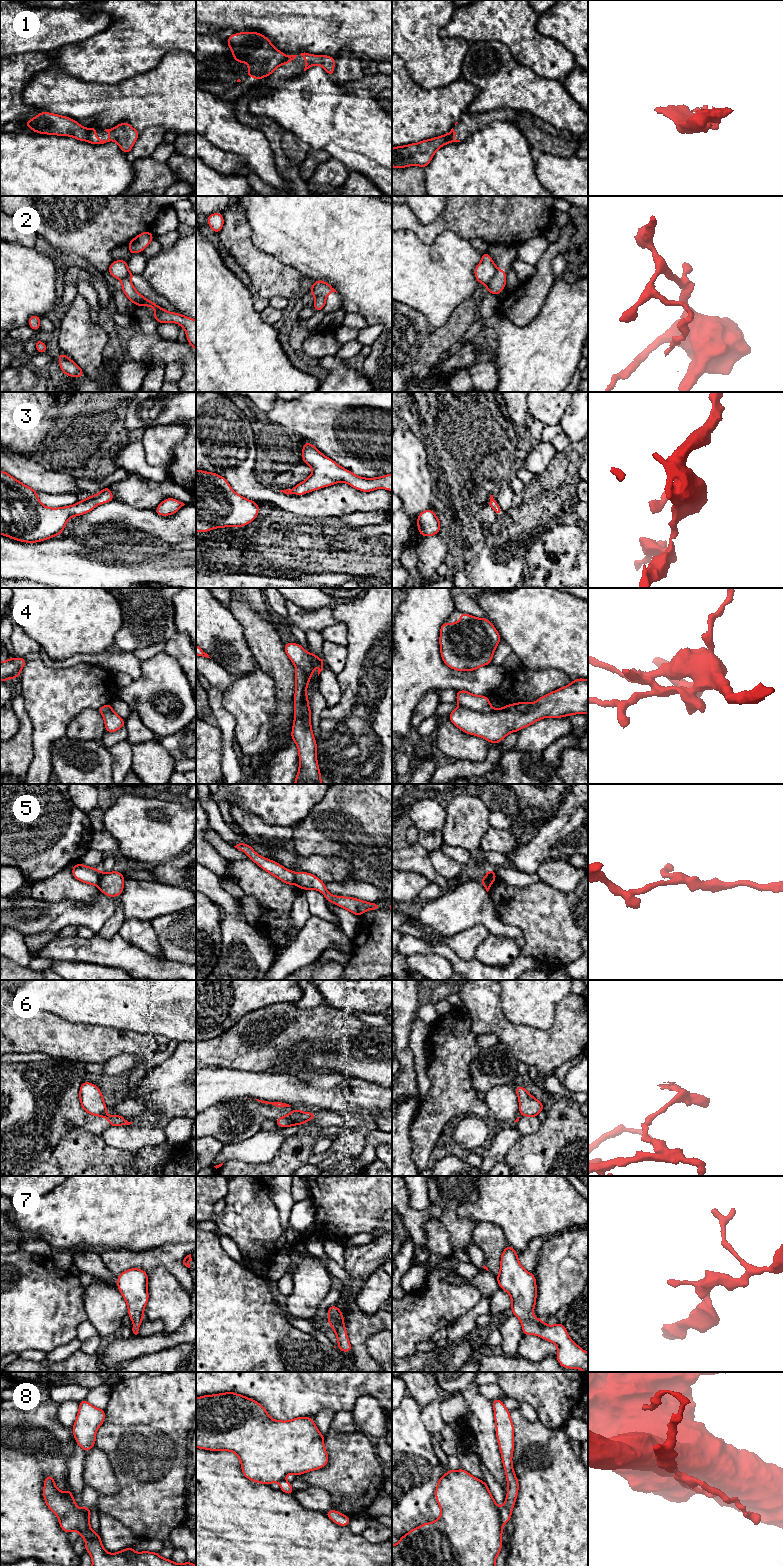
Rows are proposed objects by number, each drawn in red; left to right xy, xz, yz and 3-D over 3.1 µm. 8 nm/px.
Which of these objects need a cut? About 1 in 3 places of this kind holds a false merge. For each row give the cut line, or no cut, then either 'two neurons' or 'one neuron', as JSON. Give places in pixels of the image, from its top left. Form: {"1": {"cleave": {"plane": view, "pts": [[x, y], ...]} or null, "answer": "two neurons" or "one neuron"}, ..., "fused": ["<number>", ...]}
{"1": {"cleave": {"plane": "xy", "pts": [[86, 129], [88, 140]]}, "answer": "two neurons"}, "2": {"cleave": {"plane": "yz", "pts": [[497, 268], [493, 278], [486, 286]]}, "answer": "two neurons"}, "3": {"cleave": null, "answer": "one neuron"}, "4": {"cleave": {"plane": "yz", "pts": [[530, 704], [522, 711], [496, 712], [476, 712], [461, 705]]}, "answer": "two neurons"}, "5": {"cleave": {"plane": "xy", "pts": [[101, 872], [97, 885]]}, "answer": "two neurons"}, "6": {"cleave": {"plane": "xz", "pts": [[293, 1111], [295, 1124]]}, "answer": "two neurons"}, "7": {"cleave": null, "answer": "one neuron"}, "8": {"cleave": {"plane": "yz", "pts": [[498, 1508], [502, 1523]]}, "answer": "two neurons"}, "fused": ["1", "2", "4", "5", "6", "8"]}

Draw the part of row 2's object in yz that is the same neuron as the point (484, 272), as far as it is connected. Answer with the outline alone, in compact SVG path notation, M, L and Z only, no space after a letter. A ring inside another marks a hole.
M487 251L482 253L482 260L474 269L477 282L487 286L493 279L496 271L496 265L489 253Z

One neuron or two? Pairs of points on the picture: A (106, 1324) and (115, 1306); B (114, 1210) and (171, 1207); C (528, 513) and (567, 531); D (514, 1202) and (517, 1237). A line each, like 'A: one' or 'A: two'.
A: one
B: one
C: two
D: one

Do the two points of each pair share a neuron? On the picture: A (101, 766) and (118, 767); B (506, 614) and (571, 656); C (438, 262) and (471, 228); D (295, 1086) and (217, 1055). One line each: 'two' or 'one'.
A: two
B: one
C: two
D: two

